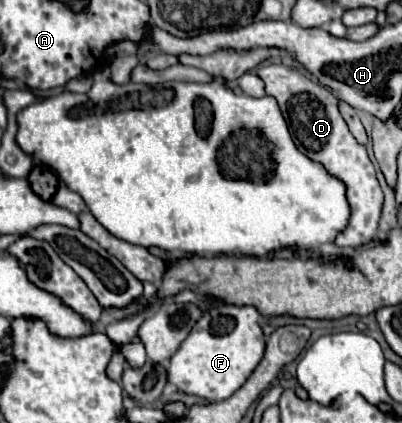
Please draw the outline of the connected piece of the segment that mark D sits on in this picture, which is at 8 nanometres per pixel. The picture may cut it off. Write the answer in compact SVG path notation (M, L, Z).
M268 64L258 68L256 76L262 78L266 94L278 100L278 106L288 122L290 134L298 150L302 150L302 154L306 154L308 158L322 162L326 170L330 170L330 174L346 182L346 196L350 198L350 206L354 206L354 214L350 216L350 226L338 236L336 244L360 248L370 242L380 242L382 236L378 232L378 222L384 204L384 194L376 180L376 170L368 158L366 148L356 142L356 138L350 134L344 118L338 112L338 98L326 86L312 82L298 68L292 66Z

